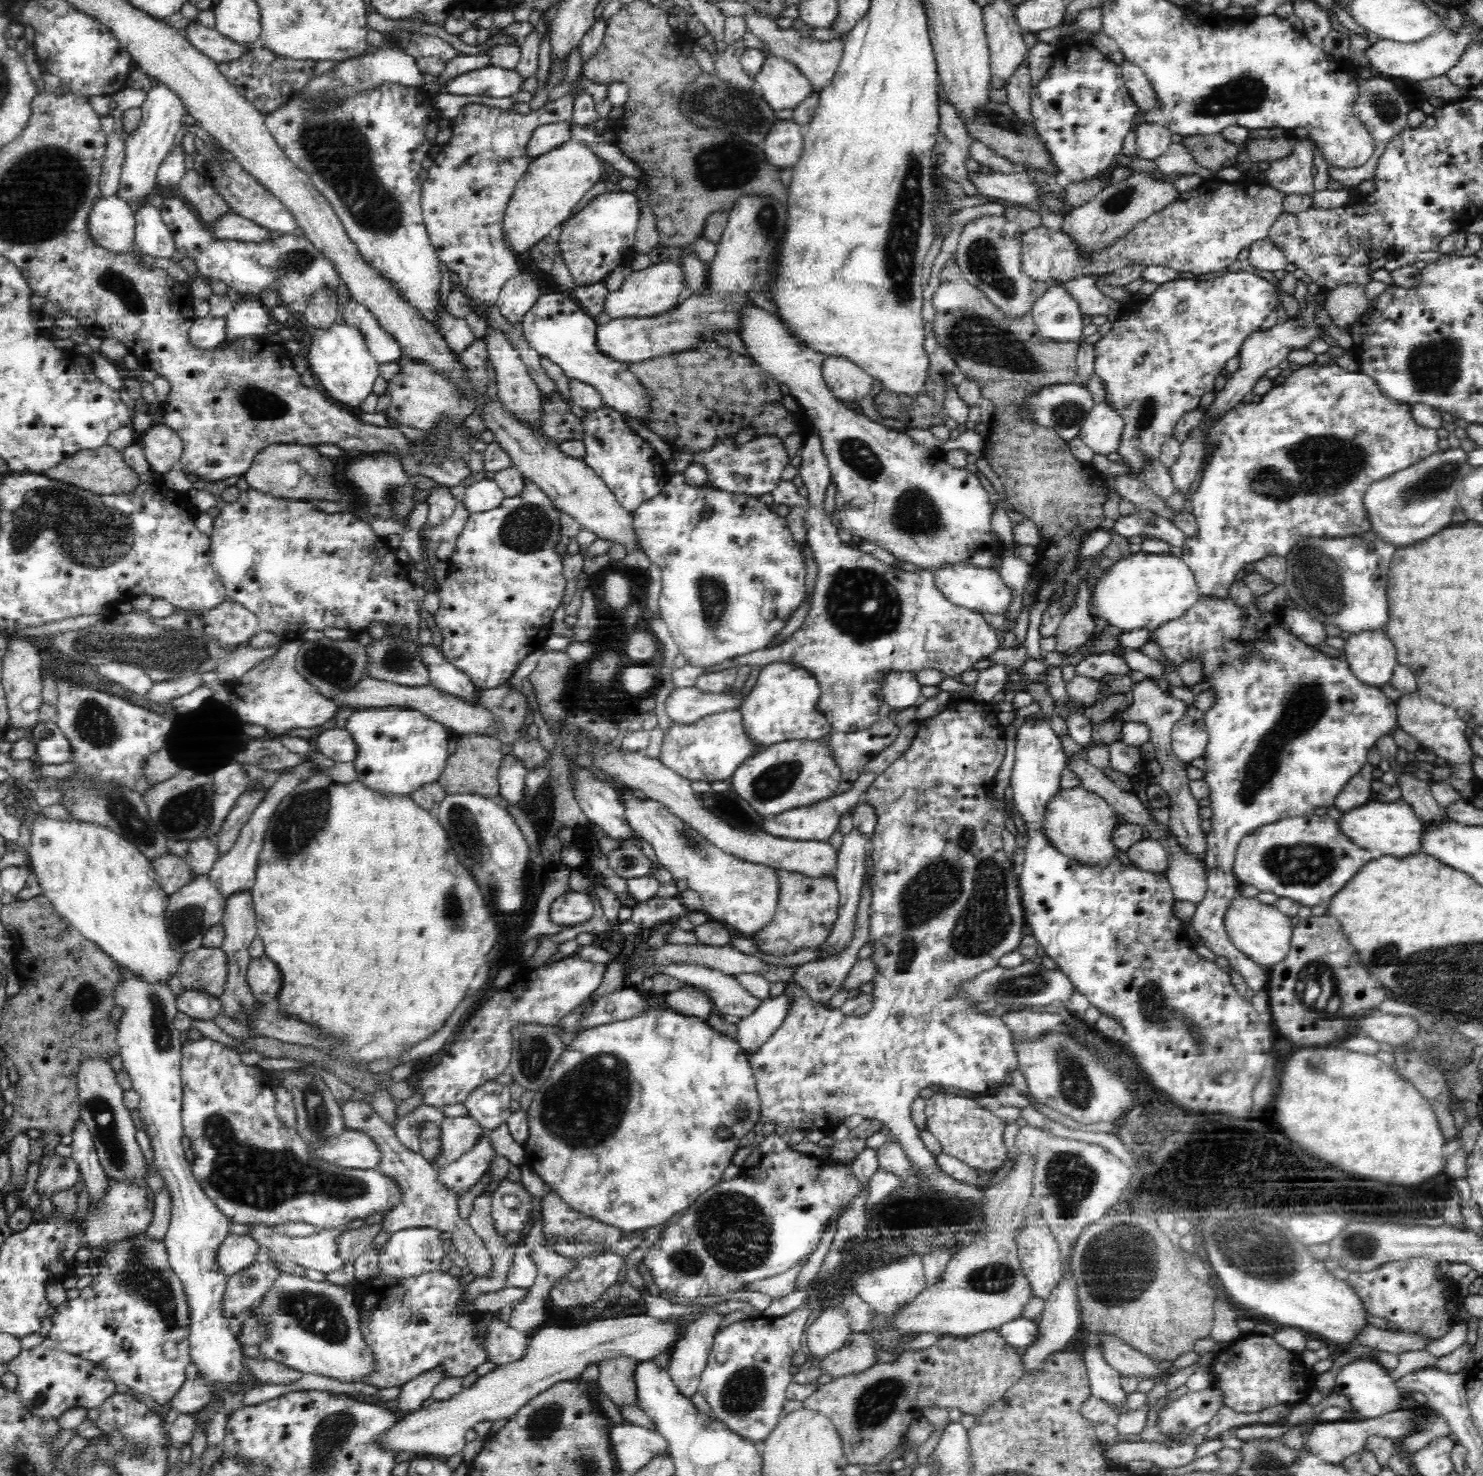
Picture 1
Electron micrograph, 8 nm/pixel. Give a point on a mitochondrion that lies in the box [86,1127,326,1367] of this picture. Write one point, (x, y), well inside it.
(143, 1278)

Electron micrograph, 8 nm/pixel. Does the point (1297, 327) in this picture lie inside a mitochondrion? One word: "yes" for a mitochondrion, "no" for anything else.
yes

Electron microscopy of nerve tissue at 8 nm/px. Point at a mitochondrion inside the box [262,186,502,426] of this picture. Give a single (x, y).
(298, 261)

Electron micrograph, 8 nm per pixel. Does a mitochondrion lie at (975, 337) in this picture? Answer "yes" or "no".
yes

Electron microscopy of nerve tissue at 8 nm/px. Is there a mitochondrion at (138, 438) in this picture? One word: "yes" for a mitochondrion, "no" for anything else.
no

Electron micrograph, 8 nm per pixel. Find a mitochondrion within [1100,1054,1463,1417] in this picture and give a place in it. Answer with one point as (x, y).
(1253, 1246)

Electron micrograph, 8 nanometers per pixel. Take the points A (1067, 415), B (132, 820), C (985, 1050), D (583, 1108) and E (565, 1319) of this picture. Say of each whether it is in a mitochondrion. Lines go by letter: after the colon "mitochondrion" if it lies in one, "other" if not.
A: mitochondrion
B: mitochondrion
C: other
D: mitochondrion
E: other

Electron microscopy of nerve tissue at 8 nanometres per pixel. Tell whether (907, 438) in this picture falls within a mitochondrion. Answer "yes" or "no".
no

